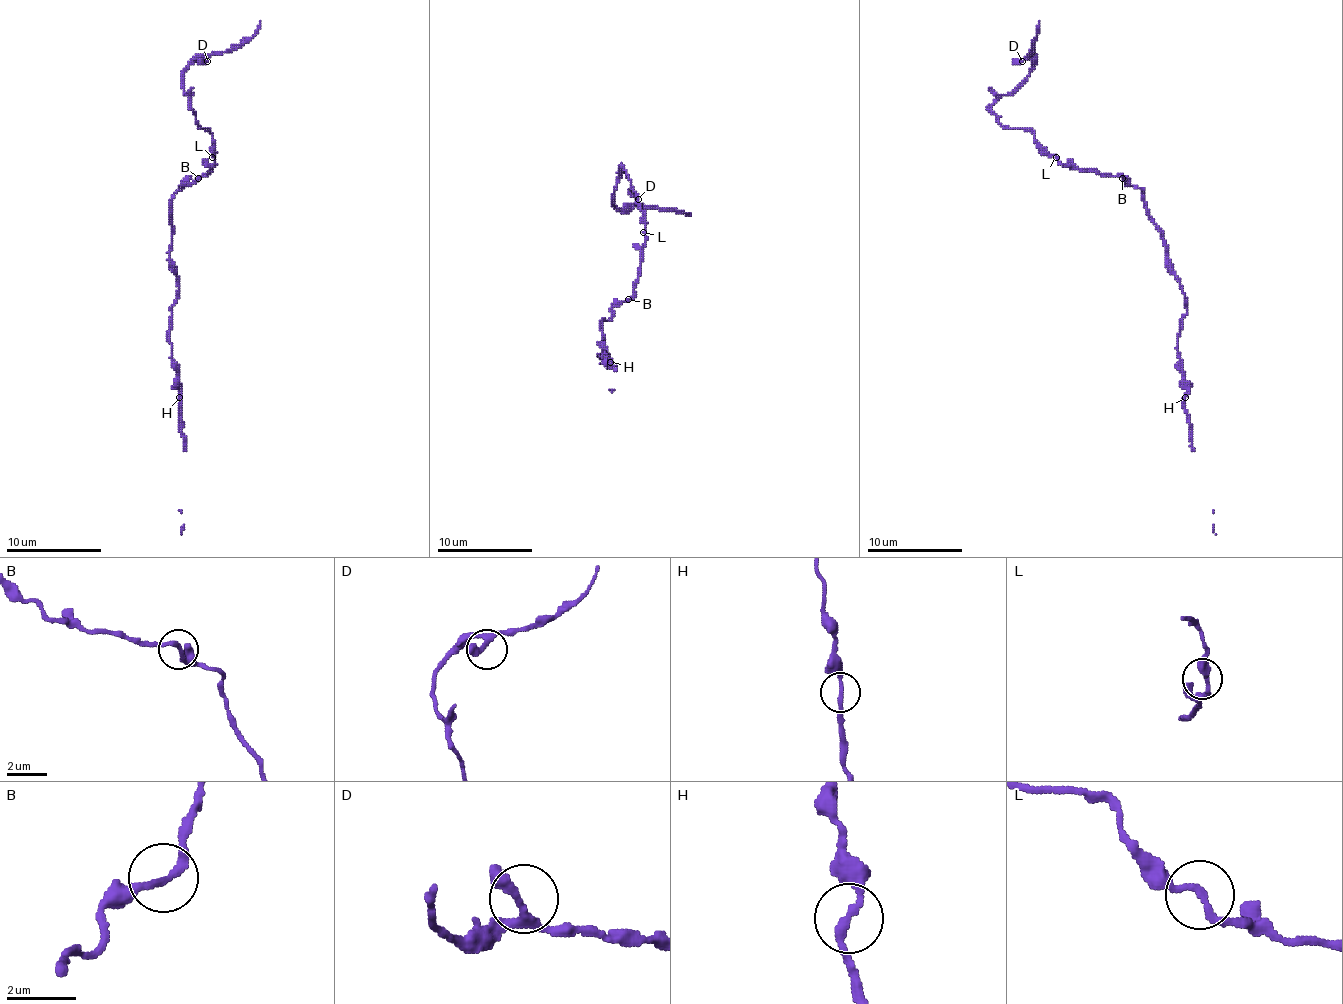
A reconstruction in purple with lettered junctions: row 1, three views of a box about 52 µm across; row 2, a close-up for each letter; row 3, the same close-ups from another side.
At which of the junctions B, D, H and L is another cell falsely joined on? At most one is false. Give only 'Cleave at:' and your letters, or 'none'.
Cleave at: none

